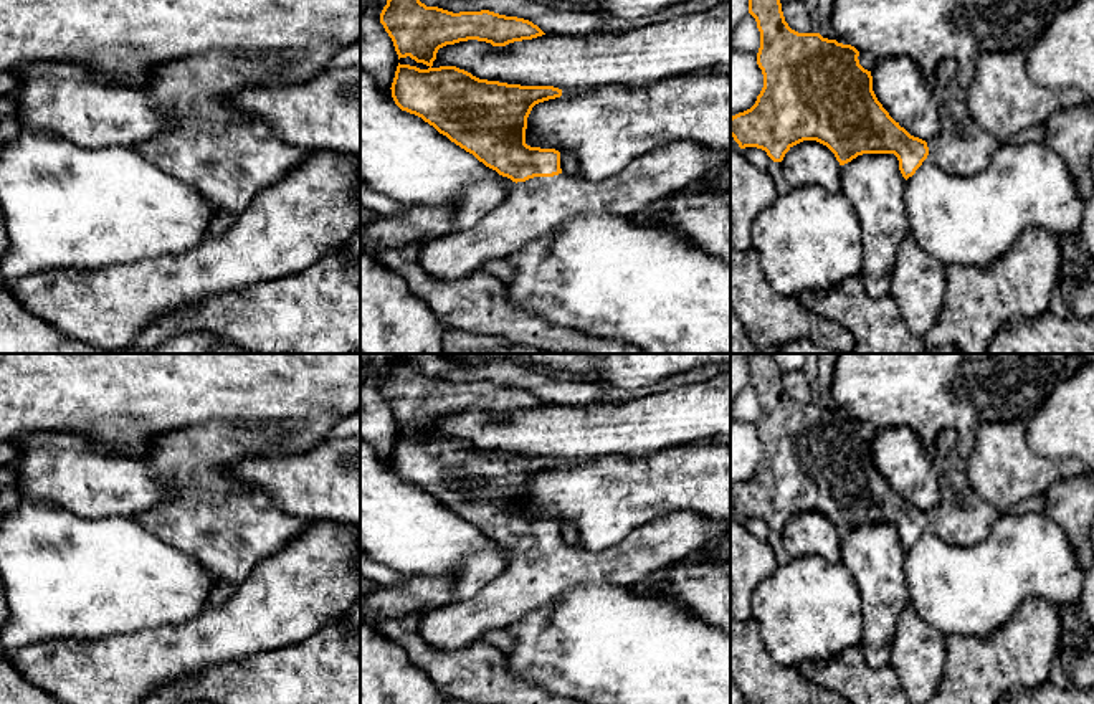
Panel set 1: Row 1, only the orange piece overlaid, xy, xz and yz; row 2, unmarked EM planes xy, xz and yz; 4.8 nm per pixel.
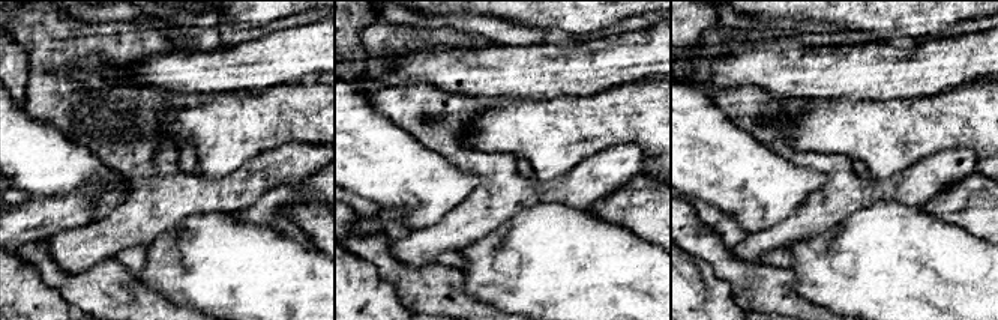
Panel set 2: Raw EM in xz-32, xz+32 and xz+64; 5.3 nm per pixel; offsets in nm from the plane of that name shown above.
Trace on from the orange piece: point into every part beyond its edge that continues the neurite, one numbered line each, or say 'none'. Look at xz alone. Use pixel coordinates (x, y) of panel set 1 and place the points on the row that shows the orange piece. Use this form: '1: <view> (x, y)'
1: xz (536, 207)

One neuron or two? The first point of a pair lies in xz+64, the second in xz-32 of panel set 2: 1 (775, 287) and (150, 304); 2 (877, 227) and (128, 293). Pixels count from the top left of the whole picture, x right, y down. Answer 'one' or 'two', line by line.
1: one
2: two

